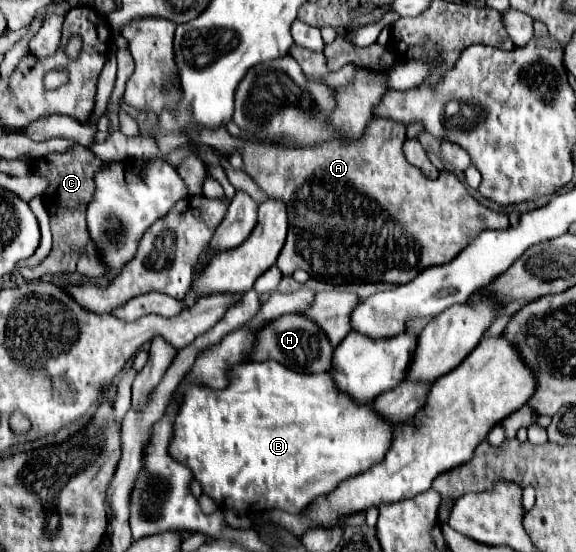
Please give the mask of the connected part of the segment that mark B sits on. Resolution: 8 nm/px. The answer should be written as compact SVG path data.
M251 361L245 365L239 365L233 373L231 373L231 385L227 389L221 391L211 391L211 389L201 389L197 385L189 385L185 389L185 399L183 405L179 407L179 413L175 417L173 423L173 439L171 439L171 447L169 453L173 455L175 461L181 461L185 465L189 465L189 469L193 471L195 479L201 481L203 485L203 493L207 493L209 497L215 499L215 503L223 505L223 507L235 507L241 511L265 511L265 509L279 509L279 511L287 511L287 513L299 513L305 505L309 505L311 501L315 501L317 497L323 497L327 493L331 493L341 481L357 477L359 473L365 473L369 467L373 467L375 463L383 461L385 453L389 451L393 439L395 439L395 431L397 431L399 423L393 423L385 417L381 417L375 409L373 403L357 403L353 401L345 391L339 391L333 377L329 373L317 373L317 375L303 375L303 373L295 373L291 369L287 369L285 365L279 365L277 361Z

